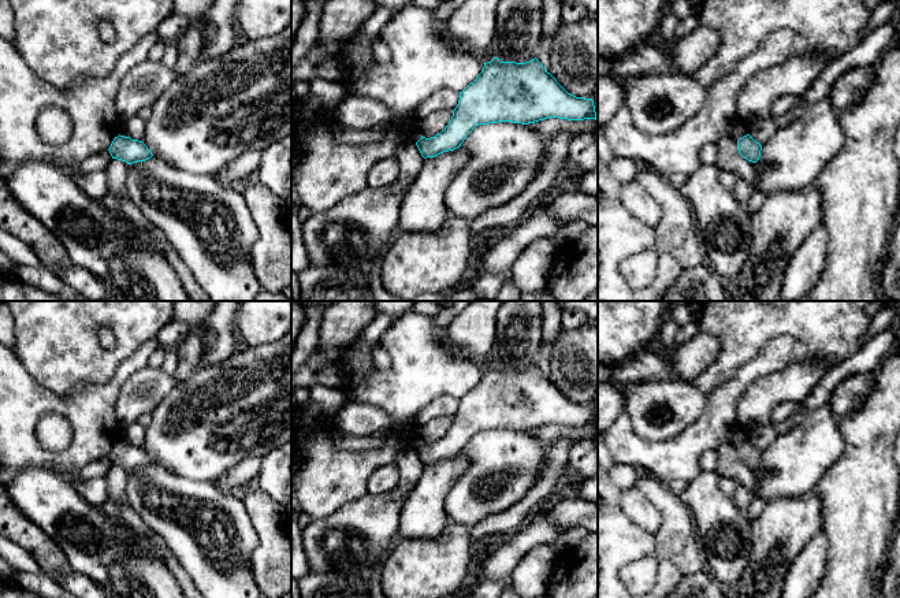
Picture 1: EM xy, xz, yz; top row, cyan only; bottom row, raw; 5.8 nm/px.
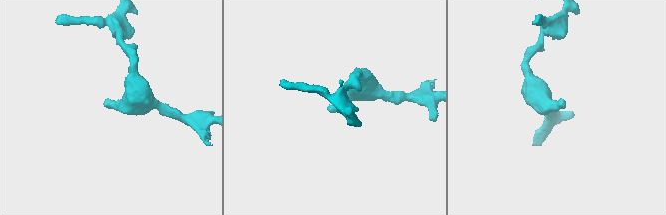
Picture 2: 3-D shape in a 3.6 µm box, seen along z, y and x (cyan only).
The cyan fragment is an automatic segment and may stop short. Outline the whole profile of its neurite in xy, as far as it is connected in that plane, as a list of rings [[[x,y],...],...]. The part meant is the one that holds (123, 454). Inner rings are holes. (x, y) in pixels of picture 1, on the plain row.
[[[120,441],[114,445],[108,457],[112,465],[126,468],[127,471],[145,468],[153,463],[142,447],[131,446]]]

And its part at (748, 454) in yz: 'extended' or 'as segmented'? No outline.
as segmented

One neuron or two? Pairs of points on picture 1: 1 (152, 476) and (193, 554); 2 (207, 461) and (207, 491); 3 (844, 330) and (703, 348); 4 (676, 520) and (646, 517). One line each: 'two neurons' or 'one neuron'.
1: one neuron
2: two neurons
3: two neurons
4: two neurons

